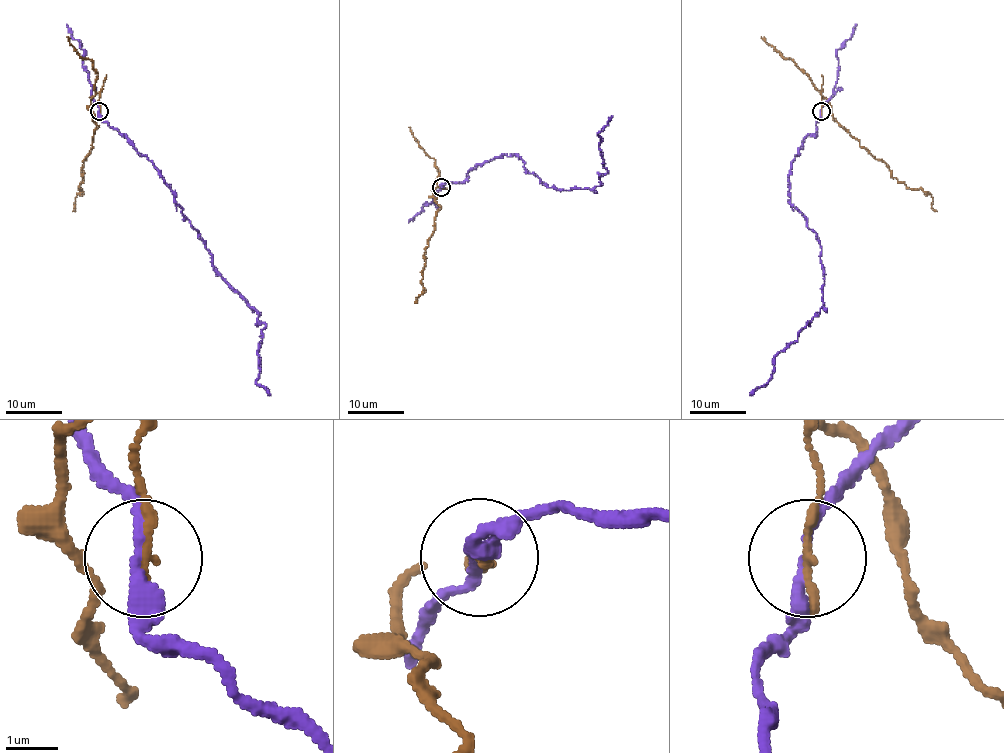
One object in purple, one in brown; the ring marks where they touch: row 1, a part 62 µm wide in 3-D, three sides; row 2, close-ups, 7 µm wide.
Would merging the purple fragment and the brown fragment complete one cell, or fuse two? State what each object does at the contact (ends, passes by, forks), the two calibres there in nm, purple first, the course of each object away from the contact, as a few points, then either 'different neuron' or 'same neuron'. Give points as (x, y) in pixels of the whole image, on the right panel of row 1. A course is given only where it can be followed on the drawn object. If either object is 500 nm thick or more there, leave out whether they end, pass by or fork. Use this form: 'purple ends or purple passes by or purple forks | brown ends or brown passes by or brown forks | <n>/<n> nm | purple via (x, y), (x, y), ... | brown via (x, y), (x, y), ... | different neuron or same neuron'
purple passes by | brown ends | 220/220 nm | purple via (821, 111), (789, 180), (790, 202), (821, 249), (823, 307), (775, 357), (772, 377), (750, 395) | brown via (821, 111), (821, 93), (831, 115), (861, 146), (907, 187), (927, 191), (937, 211) | different neuron

